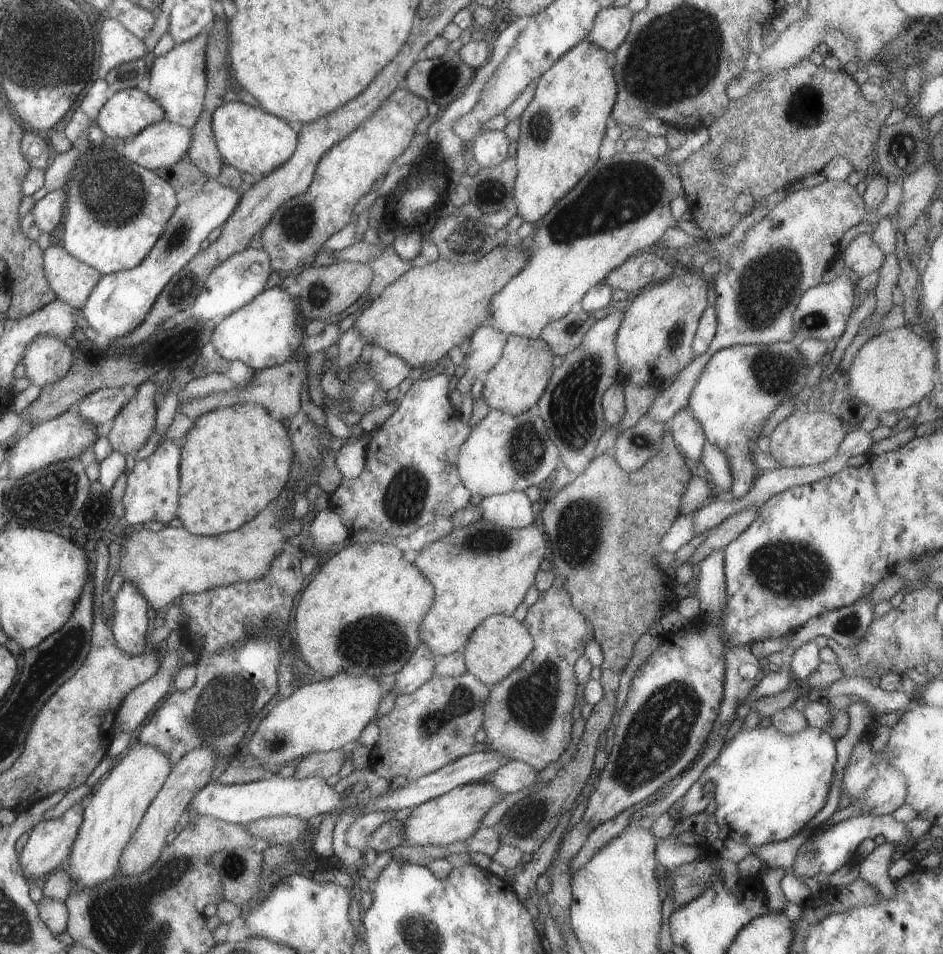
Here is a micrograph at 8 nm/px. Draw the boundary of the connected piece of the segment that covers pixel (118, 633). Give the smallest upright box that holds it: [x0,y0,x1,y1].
[109,582,147,655]

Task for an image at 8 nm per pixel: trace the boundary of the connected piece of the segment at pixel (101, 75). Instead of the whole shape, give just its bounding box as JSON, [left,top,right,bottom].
[96,18,146,79]

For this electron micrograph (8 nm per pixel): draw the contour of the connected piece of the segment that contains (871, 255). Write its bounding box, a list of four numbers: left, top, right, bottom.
[838,233,884,277]

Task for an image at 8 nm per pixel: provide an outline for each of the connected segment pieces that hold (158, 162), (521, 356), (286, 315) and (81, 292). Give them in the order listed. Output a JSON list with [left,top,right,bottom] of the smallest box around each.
[[115,119,191,171],[482,334,552,416],[210,285,303,373],[43,245,101,309]]

